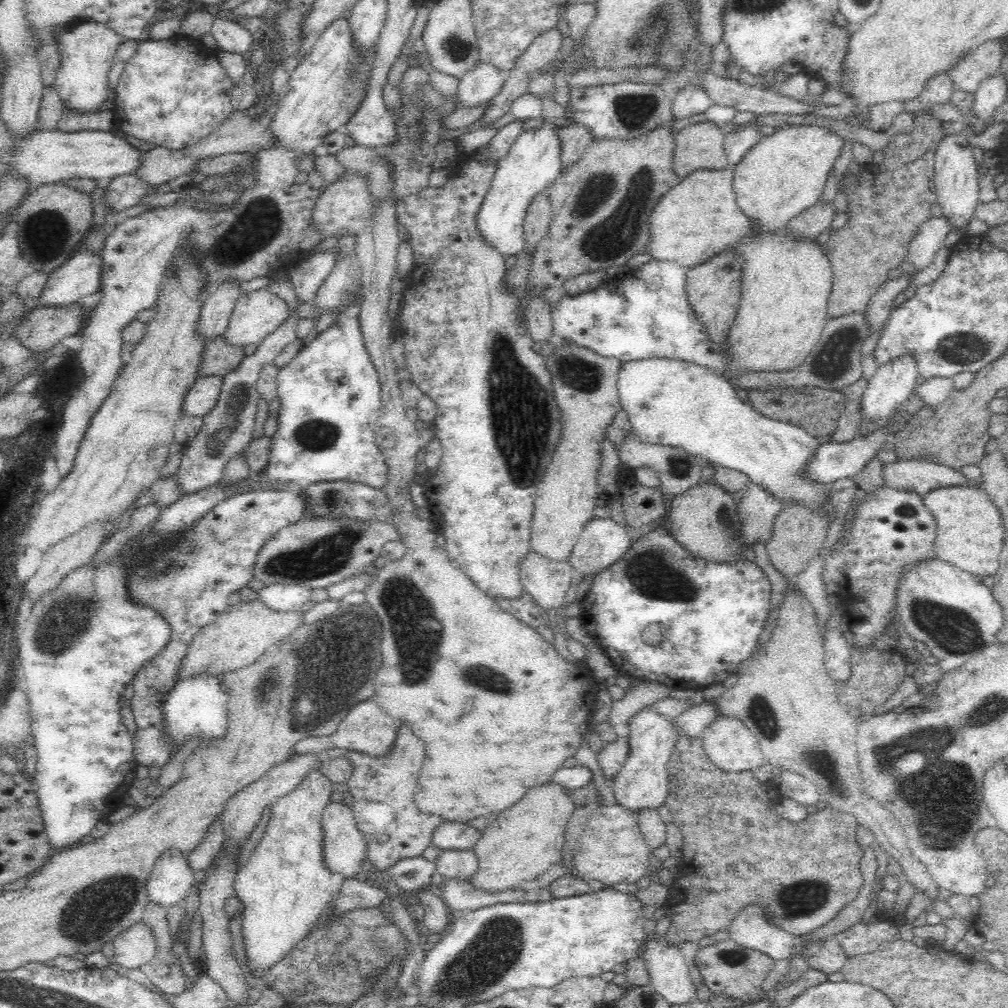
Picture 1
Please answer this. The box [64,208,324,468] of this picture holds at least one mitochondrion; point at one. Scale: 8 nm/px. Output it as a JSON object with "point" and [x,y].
{"point":[215,445]}

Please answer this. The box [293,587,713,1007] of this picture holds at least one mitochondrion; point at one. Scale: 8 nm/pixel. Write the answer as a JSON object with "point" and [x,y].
{"point":[493,954]}

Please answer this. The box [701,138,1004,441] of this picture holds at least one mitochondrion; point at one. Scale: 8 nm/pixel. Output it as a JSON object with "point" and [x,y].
{"point":[962,347]}

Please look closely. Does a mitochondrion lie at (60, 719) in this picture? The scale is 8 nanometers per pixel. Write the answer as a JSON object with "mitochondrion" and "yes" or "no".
{"mitochondrion":"no"}

